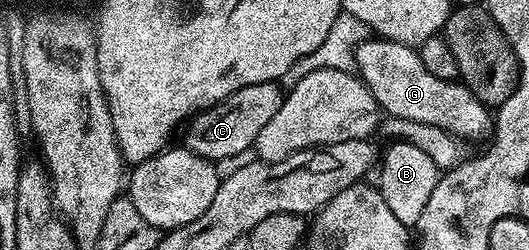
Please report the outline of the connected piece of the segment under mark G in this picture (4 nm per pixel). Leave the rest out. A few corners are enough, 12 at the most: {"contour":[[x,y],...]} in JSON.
{"contour":[[368,37],[356,74],[386,116],[486,138],[490,108],[431,77],[414,48]]}

